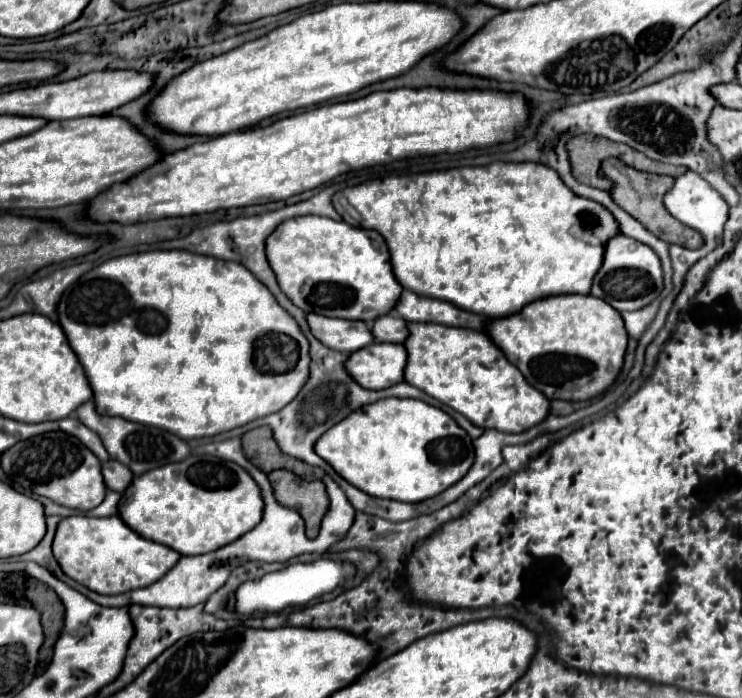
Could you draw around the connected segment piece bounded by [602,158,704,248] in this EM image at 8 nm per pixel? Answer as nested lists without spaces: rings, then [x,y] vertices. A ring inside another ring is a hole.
[[[608,158],[602,162],[602,172],[606,178],[610,178],[614,182],[612,188],[612,198],[616,198],[618,206],[624,208],[628,214],[632,214],[636,220],[640,220],[648,230],[652,230],[658,238],[664,238],[664,242],[670,244],[680,244],[684,248],[700,248],[704,244],[704,238],[700,236],[700,232],[696,232],[694,228],[678,222],[664,206],[664,194],[668,190],[672,190],[674,186],[674,178],[672,176],[658,176],[658,174],[648,174],[648,172],[640,172],[634,170],[632,166],[624,164],[620,158]]]

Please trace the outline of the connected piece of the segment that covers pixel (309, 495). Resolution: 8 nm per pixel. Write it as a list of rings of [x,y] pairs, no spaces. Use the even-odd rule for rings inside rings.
[[[274,470],[268,474],[280,504],[300,512],[306,522],[306,536],[316,538],[320,522],[330,508],[326,486],[320,480],[304,482],[290,470]]]

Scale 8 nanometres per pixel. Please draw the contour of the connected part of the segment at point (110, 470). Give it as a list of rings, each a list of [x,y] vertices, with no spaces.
[[[108,460],[102,464],[102,470],[104,470],[104,482],[108,490],[114,490],[114,492],[124,492],[134,478],[134,474],[122,462]]]

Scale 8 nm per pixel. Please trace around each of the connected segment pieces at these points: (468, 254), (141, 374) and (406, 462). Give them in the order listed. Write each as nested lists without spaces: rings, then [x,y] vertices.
[[[494,162],[488,166],[476,166],[476,168],[454,168],[446,172],[426,172],[426,174],[414,174],[414,176],[390,176],[382,180],[370,180],[354,188],[344,188],[334,194],[332,202],[338,214],[344,218],[344,222],[348,222],[356,210],[360,214],[360,222],[358,222],[360,228],[370,228],[384,236],[388,250],[390,250],[390,262],[392,262],[394,276],[406,290],[416,290],[418,294],[428,294],[430,298],[452,302],[454,306],[460,306],[462,310],[480,314],[484,318],[504,318],[504,316],[516,314],[524,306],[532,304],[534,300],[548,298],[554,294],[556,296],[558,294],[590,294],[592,280],[604,262],[606,244],[610,238],[620,234],[620,224],[608,212],[608,208],[604,208],[602,204],[594,200],[576,196],[572,190],[568,190],[568,186],[564,186],[560,176],[552,168],[544,164],[536,164],[536,162],[524,162],[524,164]]]
[[[152,250],[152,252],[138,252],[138,254],[110,258],[102,262],[100,266],[92,268],[88,274],[84,274],[76,282],[76,286],[62,298],[58,306],[58,314],[60,314],[58,322],[62,330],[68,332],[68,342],[72,350],[76,352],[80,364],[84,366],[86,378],[94,390],[96,410],[108,416],[120,416],[130,422],[140,422],[146,426],[172,430],[172,434],[184,440],[228,432],[256,418],[264,418],[268,414],[282,410],[286,404],[290,404],[298,396],[298,392],[302,390],[302,386],[308,382],[308,376],[310,376],[308,374],[310,372],[310,354],[308,354],[310,344],[304,338],[300,326],[276,302],[274,294],[238,262],[216,260],[212,256],[190,254],[184,250]]]
[[[386,398],[354,410],[316,442],[316,454],[358,490],[410,504],[434,498],[454,486],[474,462],[468,432],[444,410],[412,398]]]

